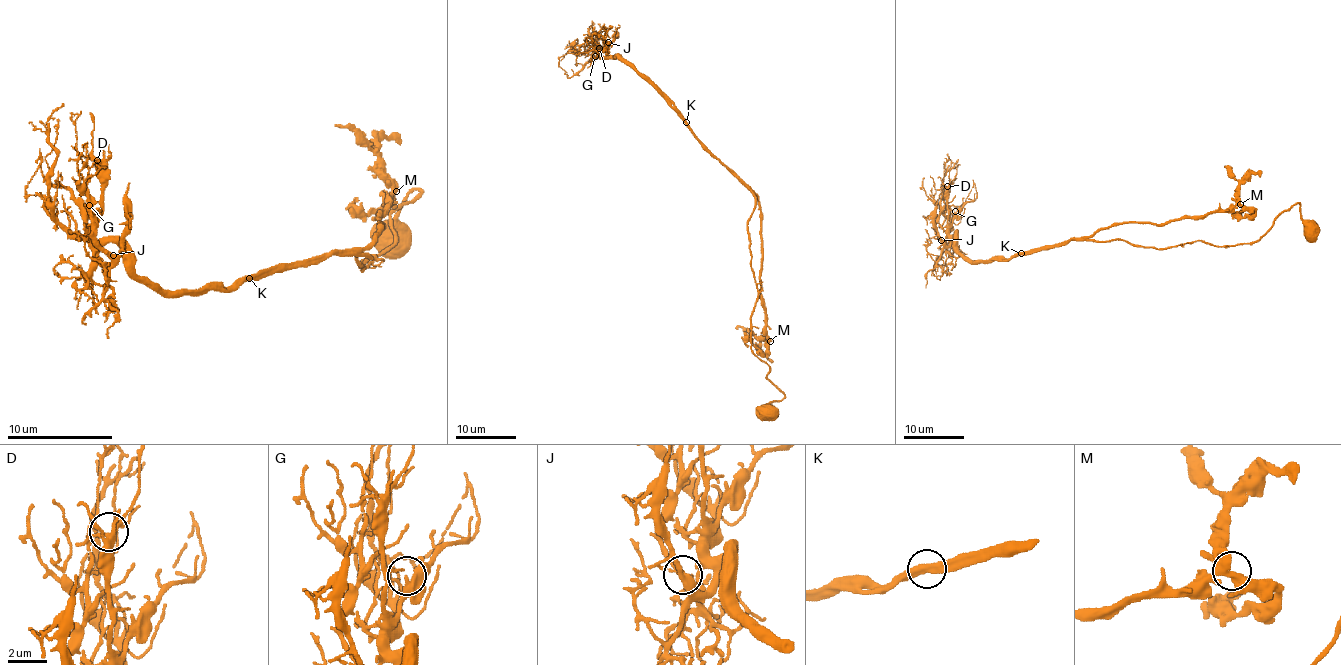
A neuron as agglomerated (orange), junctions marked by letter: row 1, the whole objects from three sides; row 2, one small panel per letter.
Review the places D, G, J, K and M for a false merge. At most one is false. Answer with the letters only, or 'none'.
none

